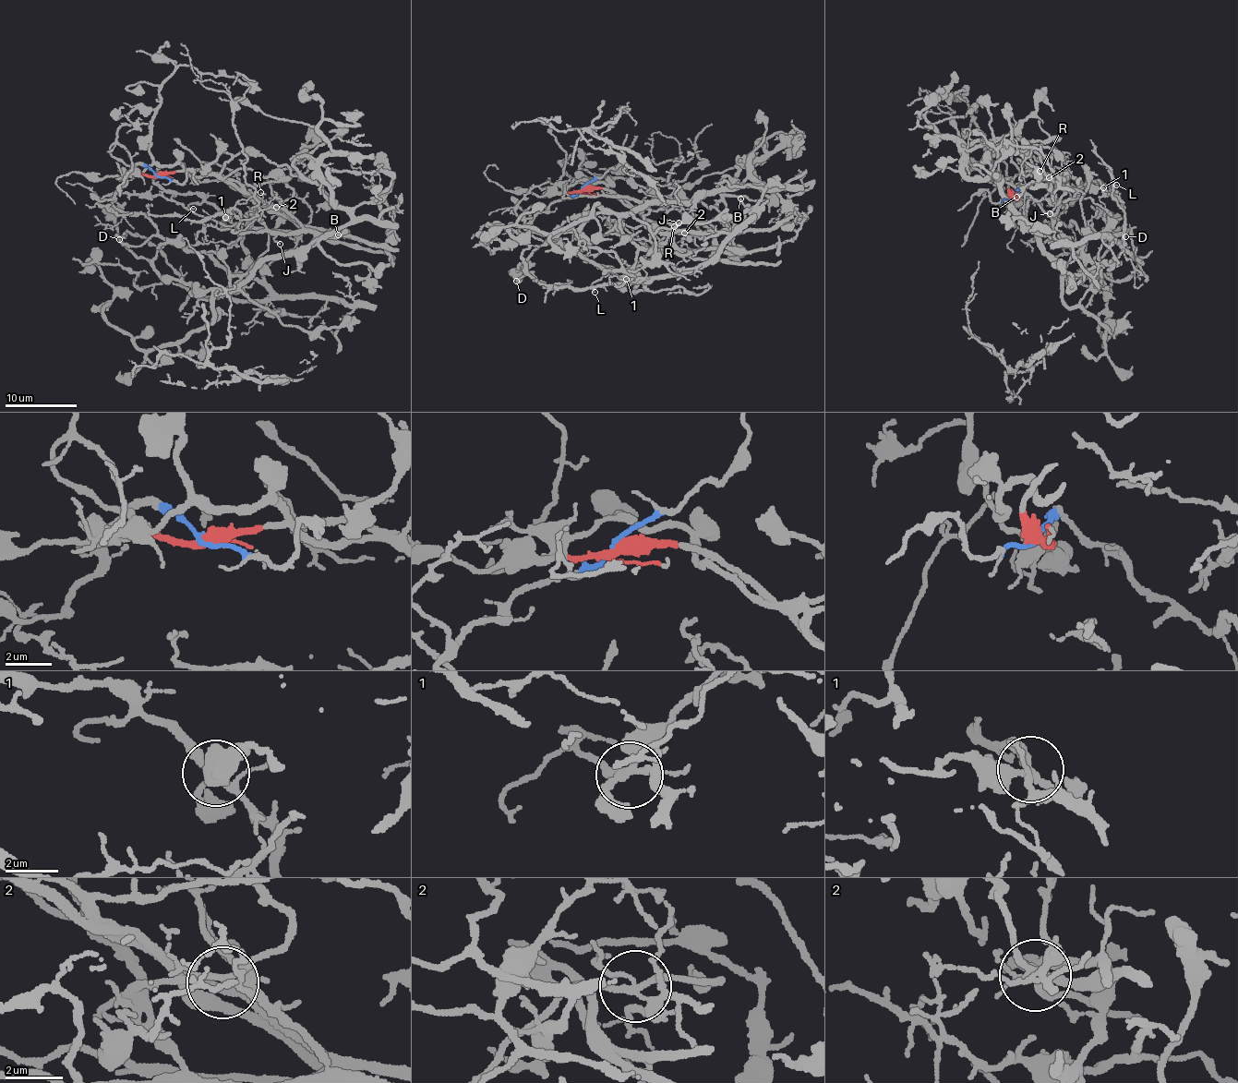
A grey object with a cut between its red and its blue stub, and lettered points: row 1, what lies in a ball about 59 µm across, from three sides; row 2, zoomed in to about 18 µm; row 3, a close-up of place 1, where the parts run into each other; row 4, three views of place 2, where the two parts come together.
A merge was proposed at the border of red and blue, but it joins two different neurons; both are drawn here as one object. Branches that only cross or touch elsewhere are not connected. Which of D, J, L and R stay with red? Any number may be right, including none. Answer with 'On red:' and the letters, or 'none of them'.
On red: none of them

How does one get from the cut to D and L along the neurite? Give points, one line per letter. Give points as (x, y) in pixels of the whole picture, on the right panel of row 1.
D: (1011, 198), (1024, 193), (1087, 234), (1118, 234), (1142, 265), (1133, 234), (1114, 230), (1126, 236)
L: (1011, 198), (1024, 193), (1063, 223), (1114, 238), (1123, 206), (1095, 181), (1117, 184)

